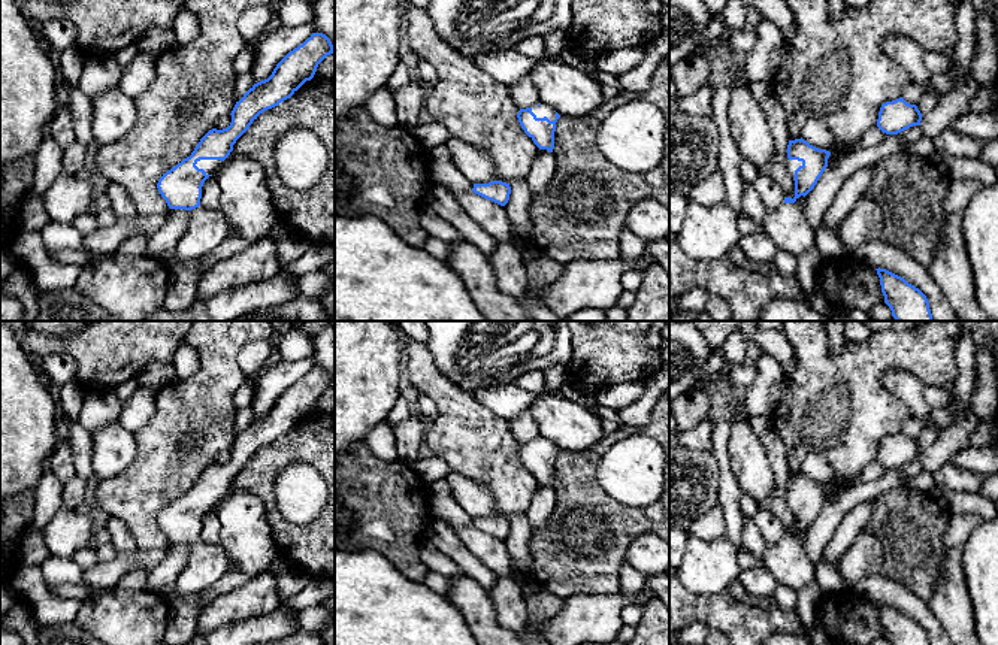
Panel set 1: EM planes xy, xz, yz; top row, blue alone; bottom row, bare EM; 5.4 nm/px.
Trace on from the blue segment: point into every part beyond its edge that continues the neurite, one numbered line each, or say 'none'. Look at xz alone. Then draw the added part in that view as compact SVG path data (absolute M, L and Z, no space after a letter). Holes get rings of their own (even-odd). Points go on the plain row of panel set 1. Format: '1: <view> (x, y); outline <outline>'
1: xz (540, 445); outline M535 440L535 442L532 442L532 446L536 449L536 452L547 451L550 455L554 455L556 454L556 446L551 442Z

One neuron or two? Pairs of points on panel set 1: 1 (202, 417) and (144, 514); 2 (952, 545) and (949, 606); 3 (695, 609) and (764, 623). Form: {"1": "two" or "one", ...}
{"1": "one", "2": "one", "3": "one"}

